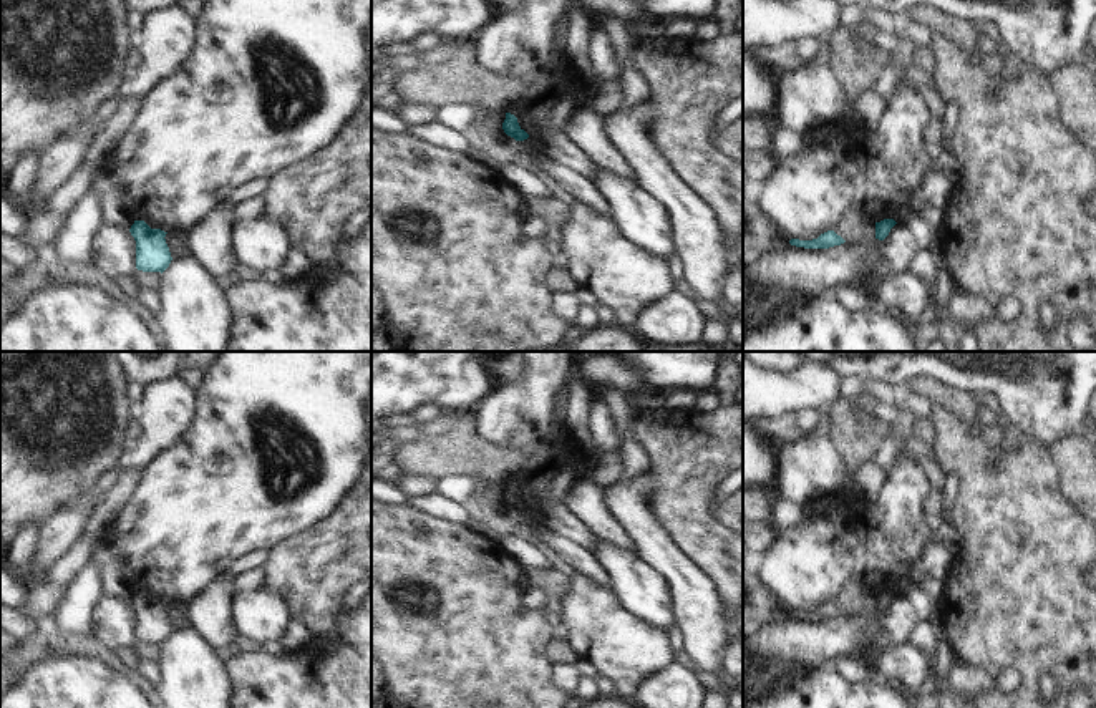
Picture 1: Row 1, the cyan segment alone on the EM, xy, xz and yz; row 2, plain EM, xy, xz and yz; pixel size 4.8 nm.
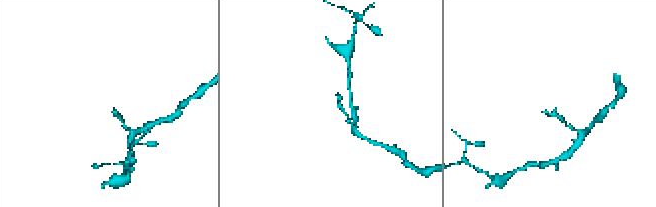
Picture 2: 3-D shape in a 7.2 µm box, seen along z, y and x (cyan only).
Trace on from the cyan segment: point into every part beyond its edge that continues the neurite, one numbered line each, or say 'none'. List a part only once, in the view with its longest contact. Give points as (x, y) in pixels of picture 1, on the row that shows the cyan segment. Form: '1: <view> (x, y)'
none

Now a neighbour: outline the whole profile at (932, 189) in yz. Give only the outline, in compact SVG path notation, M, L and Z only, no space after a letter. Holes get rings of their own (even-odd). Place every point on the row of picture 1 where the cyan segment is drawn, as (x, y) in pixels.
M952 101L945 103L945 114L942 116L943 138L937 146L927 148L929 164L924 167L919 182L910 187L909 199L894 207L885 219L895 222L907 221L914 216L925 216L927 209L942 209L952 189L952 182L942 174L937 164L940 151L947 149L947 141L955 134L958 121L958 106Z

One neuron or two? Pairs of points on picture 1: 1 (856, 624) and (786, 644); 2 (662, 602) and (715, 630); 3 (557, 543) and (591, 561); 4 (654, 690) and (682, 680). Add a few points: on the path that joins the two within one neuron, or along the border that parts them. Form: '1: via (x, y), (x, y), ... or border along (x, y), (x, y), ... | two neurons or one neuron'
1: via (839, 637), (803, 642) | one neuron
2: border along (660, 572), (670, 584), (678, 622) | two neurons
3: via (566, 549), (582, 561) | one neuron
4: via (660, 690), (672, 690), (675, 687) | one neuron

